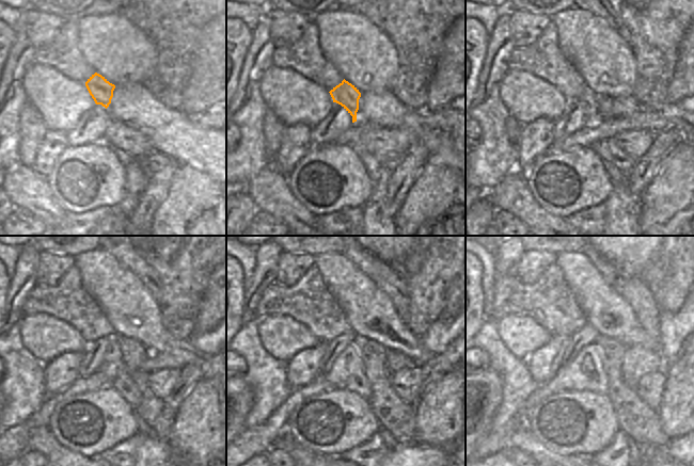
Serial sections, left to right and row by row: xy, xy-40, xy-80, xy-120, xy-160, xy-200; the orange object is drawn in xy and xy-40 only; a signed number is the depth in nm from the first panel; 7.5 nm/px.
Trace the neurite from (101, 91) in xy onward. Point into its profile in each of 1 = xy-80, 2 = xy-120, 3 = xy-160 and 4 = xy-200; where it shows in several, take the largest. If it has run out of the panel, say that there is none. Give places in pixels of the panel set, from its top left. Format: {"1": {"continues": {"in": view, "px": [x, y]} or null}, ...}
{"1": {"continues": {"in": "xy-80", "px": [587, 99]}}, "2": {"continues": {"in": "xy-120", "px": [112, 354]}}, "3": {"continues": {"in": "xy-160", "px": [348, 368]}}, "4": {"continues": {"in": "xy-200", "px": [586, 368]}}}

